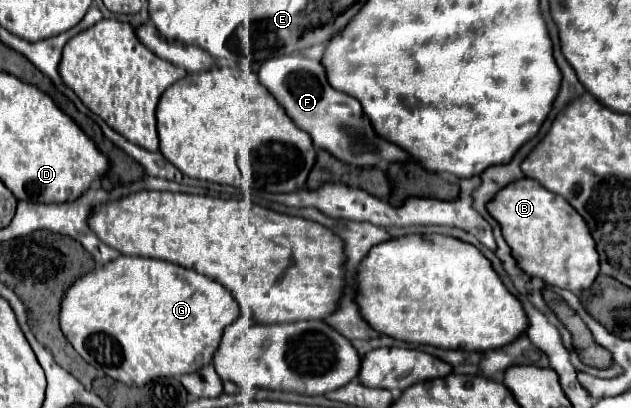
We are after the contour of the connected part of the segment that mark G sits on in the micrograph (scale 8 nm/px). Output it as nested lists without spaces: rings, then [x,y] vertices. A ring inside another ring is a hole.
[[[118,256],[116,260],[110,260],[108,264],[98,266],[92,272],[80,276],[80,280],[72,282],[72,286],[64,292],[64,298],[62,298],[62,304],[60,304],[60,328],[62,328],[62,334],[66,336],[66,340],[72,344],[72,348],[88,364],[92,364],[94,368],[100,368],[106,376],[110,376],[110,378],[114,378],[118,382],[124,382],[126,386],[144,386],[152,378],[160,378],[160,376],[190,374],[190,372],[196,372],[198,368],[210,364],[212,362],[212,354],[218,350],[218,344],[220,344],[224,328],[230,322],[234,322],[238,316],[240,316],[240,306],[236,304],[232,294],[228,294],[226,288],[220,282],[216,282],[216,280],[204,276],[204,274],[198,274],[196,270],[190,270],[190,268],[184,268],[184,266],[176,266],[172,262],[154,260],[154,258],[140,258],[140,256],[138,258],[136,256]]]

